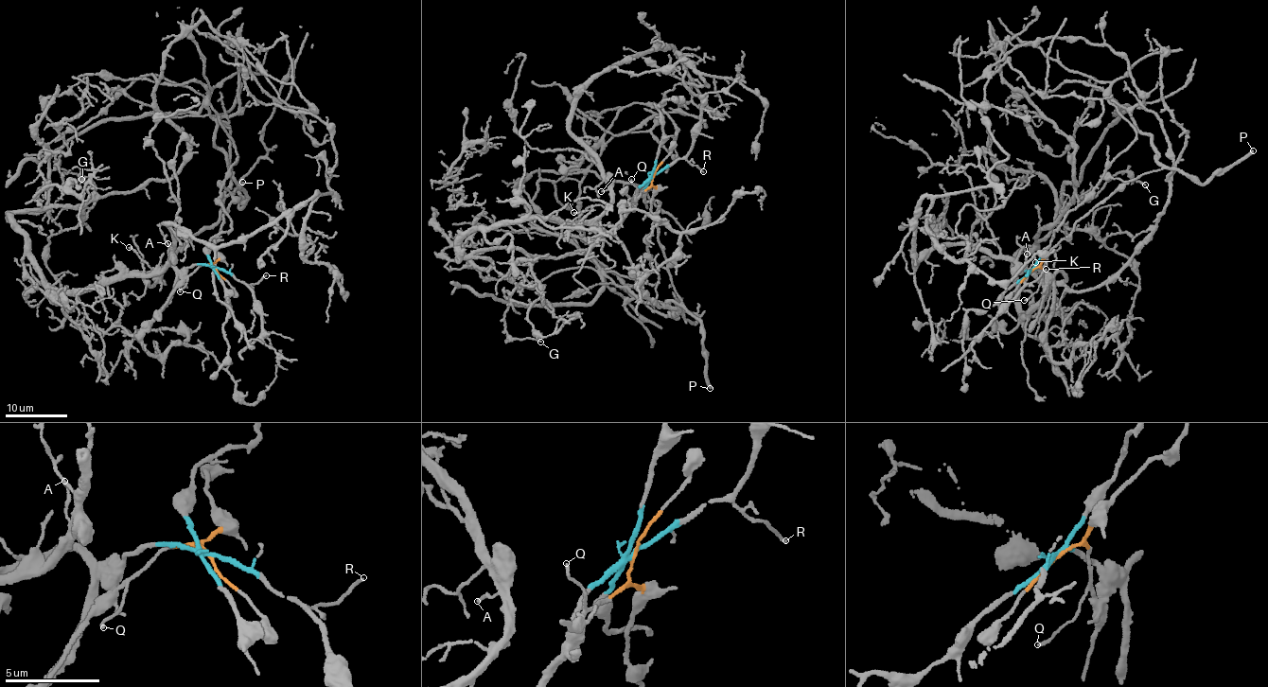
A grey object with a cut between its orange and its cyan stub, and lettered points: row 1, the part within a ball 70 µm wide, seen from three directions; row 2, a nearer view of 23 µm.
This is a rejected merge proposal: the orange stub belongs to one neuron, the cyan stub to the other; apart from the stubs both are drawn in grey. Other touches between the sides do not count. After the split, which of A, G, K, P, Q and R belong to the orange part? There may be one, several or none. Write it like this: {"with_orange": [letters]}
{"with_orange": ["P", "Q"]}

